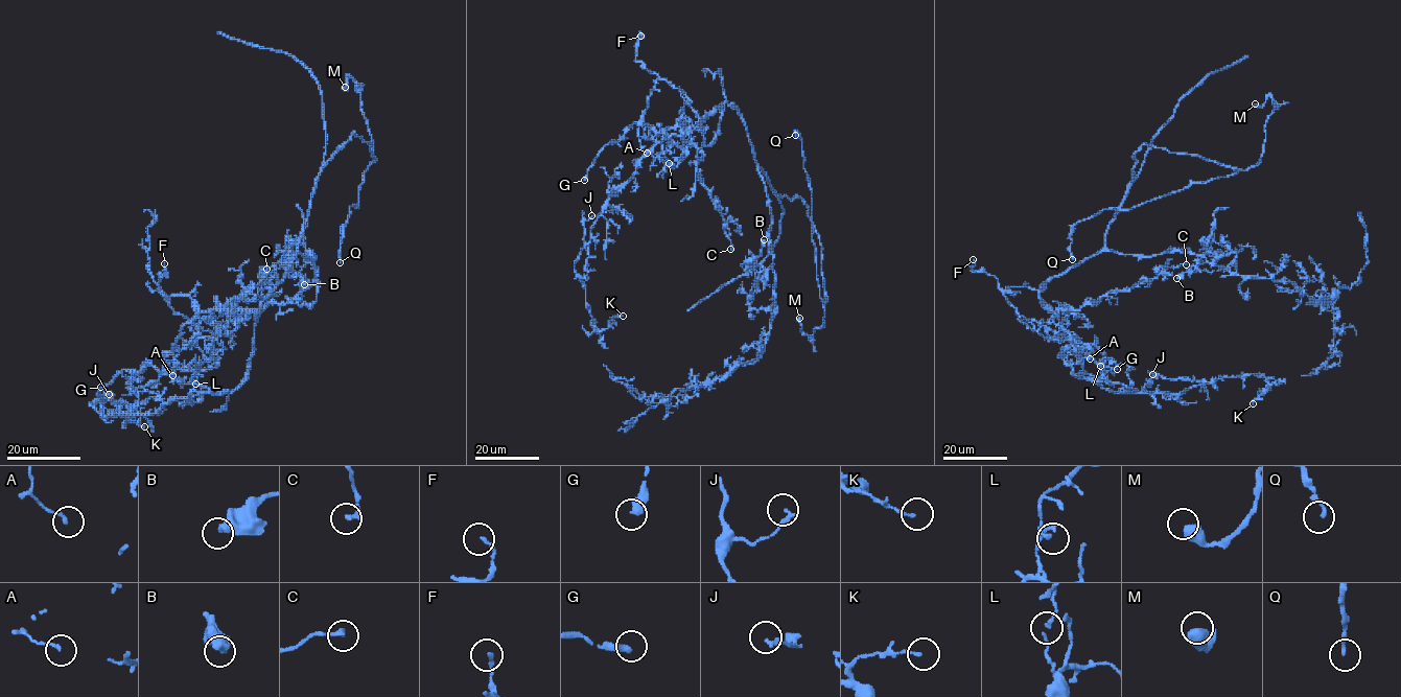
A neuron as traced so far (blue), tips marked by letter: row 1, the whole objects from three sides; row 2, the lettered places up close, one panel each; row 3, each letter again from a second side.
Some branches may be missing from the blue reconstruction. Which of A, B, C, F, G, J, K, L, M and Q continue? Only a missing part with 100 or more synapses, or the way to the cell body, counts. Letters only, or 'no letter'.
no letter

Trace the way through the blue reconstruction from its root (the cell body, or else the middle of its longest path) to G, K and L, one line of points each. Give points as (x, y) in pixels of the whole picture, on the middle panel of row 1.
G: (751, 144), (742, 115), (725, 102), (707, 145), (633, 123), (602, 148), (584, 180)
K: (751, 144), (742, 115), (725, 102), (707, 145), (663, 138), (611, 193), (575, 273), (596, 331), (623, 316)
L: (751, 144), (742, 115), (727, 102), (702, 117), (685, 103), (679, 119), (685, 156), (674, 167), (669, 163)

